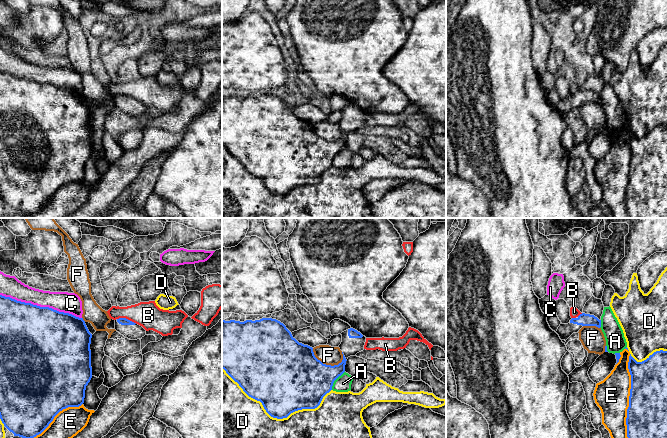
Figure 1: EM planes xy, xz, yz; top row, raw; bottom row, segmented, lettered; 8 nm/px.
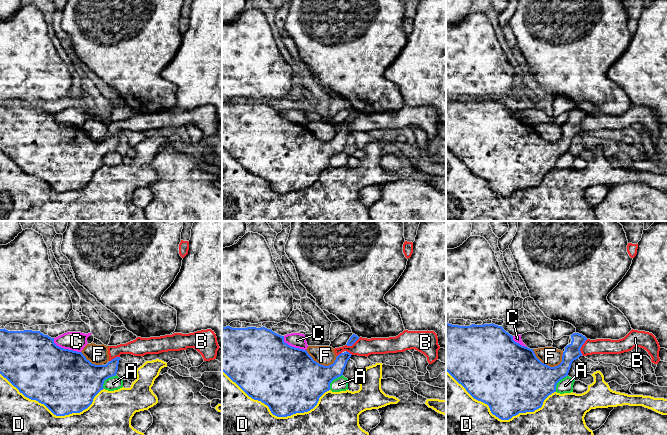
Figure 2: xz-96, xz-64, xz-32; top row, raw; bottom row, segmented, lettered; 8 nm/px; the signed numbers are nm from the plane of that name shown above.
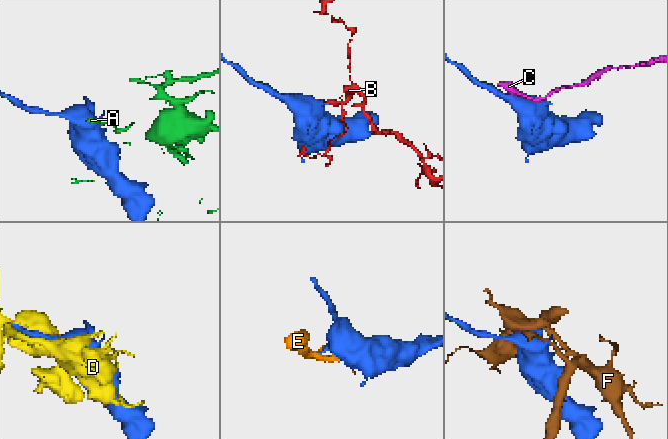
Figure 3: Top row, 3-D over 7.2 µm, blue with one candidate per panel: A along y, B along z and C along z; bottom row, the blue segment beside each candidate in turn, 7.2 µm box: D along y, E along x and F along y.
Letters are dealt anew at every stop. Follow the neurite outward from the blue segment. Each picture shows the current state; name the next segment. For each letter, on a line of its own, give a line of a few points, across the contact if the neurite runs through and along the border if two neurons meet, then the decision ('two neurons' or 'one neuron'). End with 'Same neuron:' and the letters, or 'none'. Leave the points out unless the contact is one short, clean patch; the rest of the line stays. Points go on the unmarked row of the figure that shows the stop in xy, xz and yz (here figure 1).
A: two neurons
B: line xy (117, 94), (127, 94), (136, 99); two neurons
C: two neurons
D: two neurons
E: two neurons
F: two neurons
Same neuron: none

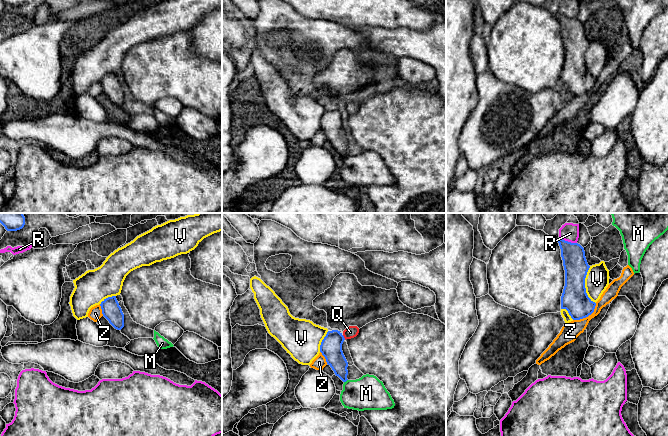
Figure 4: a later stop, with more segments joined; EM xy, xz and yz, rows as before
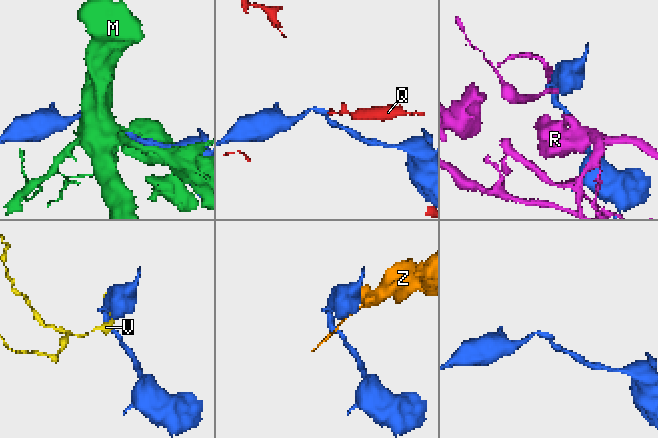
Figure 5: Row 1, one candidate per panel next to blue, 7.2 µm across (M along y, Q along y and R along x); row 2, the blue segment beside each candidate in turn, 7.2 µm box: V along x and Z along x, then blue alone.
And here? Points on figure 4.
M: two neurons
Q: two neurons
R: two neurons
V: two neurons
Z: two neurons
Same neuron: none

